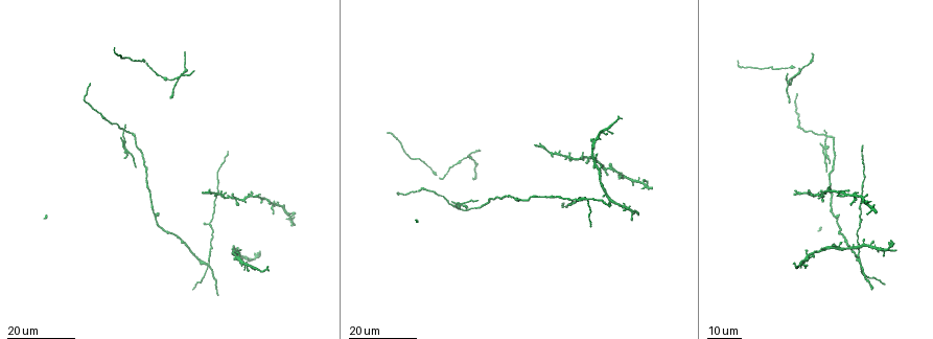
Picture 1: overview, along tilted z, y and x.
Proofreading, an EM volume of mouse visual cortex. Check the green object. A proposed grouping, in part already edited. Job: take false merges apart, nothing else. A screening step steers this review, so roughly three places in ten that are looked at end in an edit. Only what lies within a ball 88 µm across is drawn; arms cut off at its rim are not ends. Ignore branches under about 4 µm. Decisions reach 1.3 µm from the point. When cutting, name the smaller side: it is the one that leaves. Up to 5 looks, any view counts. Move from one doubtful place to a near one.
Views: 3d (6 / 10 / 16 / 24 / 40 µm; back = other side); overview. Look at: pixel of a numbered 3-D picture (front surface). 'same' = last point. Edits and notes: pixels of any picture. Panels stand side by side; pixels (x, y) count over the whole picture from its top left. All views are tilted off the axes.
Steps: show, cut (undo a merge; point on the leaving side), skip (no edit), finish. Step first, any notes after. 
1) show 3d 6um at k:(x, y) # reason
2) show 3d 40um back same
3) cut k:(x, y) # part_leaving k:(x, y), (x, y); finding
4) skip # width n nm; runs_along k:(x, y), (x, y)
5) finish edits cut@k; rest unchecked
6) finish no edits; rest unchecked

show 3d 24um at 1:(823, 135) # looks like a crossing

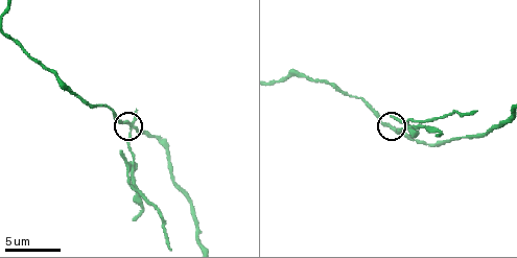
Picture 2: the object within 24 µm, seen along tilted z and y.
show 3d 6um at 2:(131, 125)

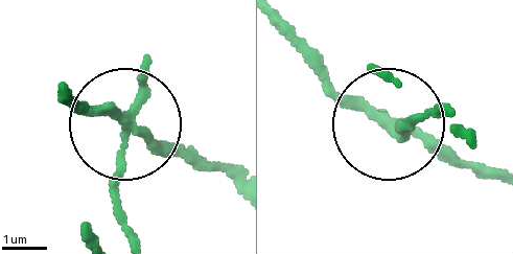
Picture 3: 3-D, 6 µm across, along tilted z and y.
cut 3:(112, 184) # side_arm 40 um; part_leaving 3:(131, 130), (116, 160), (130, 237); a second neuron is stuck on

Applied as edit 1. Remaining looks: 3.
show 3d 16um at 1:(572, 159) # four-way junction

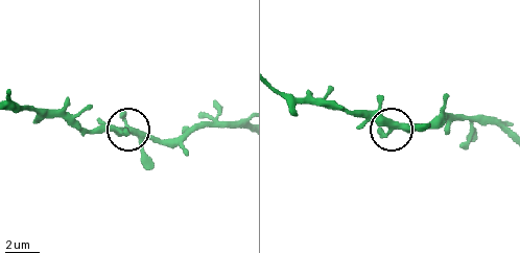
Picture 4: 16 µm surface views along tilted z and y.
show 3d 10um at 4:(395, 125) # zoom in

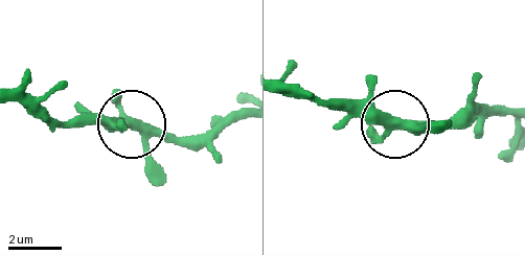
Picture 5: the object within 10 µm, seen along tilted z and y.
show 3d 10um back at 5:(131, 124) # other side

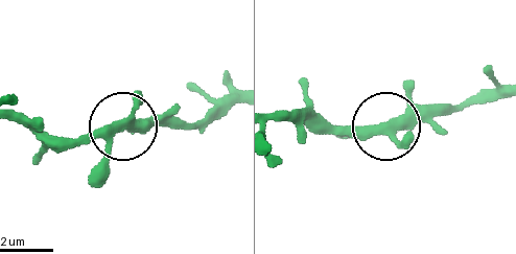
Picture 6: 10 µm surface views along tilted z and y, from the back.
skip # side_arm 13 um; continuous, no second neuron

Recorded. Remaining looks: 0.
finish edits cut@3; rest unchecked

